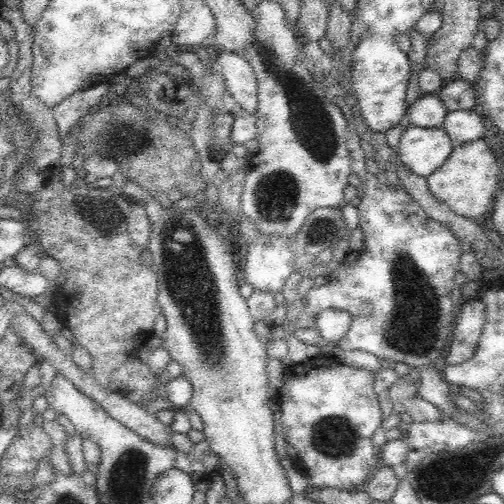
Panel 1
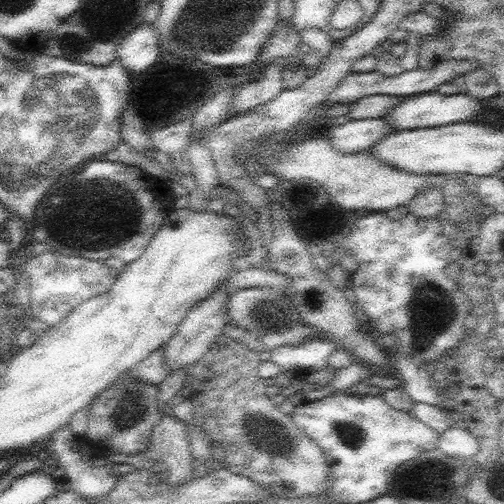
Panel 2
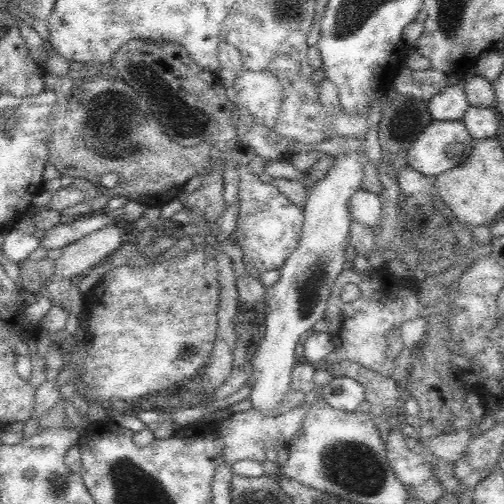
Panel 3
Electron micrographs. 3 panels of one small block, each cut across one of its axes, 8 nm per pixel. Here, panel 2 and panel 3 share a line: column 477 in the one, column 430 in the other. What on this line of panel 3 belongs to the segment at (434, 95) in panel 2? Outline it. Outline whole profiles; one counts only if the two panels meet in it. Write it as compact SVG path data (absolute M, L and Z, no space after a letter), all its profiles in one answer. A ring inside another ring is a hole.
M450 84L430 100L430 116L432 120L440 122L454 122L454 120L462 122L470 106L472 104L466 100L466 92Z

